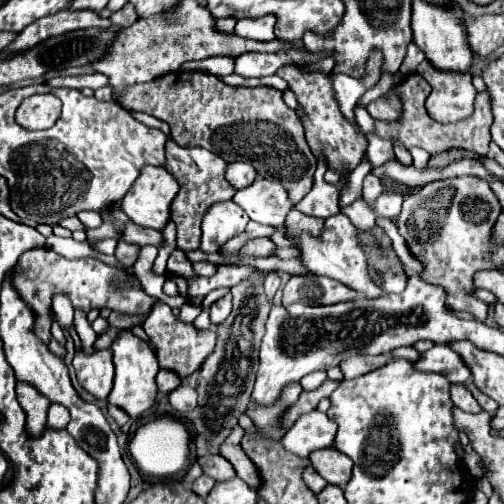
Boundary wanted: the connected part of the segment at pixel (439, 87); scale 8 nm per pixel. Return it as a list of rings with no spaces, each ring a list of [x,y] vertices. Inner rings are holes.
[[[423,60],[417,74],[431,84],[431,94],[425,100],[427,112],[439,122],[459,122],[473,114],[475,88],[471,84],[471,74],[455,78],[455,74],[443,74],[435,70],[431,62]]]

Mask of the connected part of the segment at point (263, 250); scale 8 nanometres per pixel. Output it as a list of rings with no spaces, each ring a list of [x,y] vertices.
[[[255,238],[251,242],[247,242],[241,250],[241,254],[257,254],[257,256],[271,256],[271,252],[275,250],[275,244],[269,238]]]

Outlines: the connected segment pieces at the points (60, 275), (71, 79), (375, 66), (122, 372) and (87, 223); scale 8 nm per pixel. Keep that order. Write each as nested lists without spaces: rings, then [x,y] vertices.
[[[35,248],[35,250],[25,252],[19,258],[19,268],[21,268],[21,272],[13,274],[15,286],[19,286],[19,294],[23,294],[23,300],[27,302],[27,306],[37,312],[35,334],[39,334],[39,338],[43,338],[45,342],[49,342],[49,338],[51,338],[49,308],[51,308],[51,296],[57,292],[69,294],[73,306],[81,308],[85,312],[89,312],[93,308],[111,308],[111,310],[119,310],[119,312],[133,314],[133,316],[145,316],[145,314],[149,314],[151,306],[157,302],[155,298],[147,296],[141,288],[129,288],[129,290],[115,288],[113,278],[123,280],[125,272],[111,268],[97,258],[69,260],[49,248]]]
[[[85,74],[85,76],[65,76],[65,78],[51,78],[47,80],[45,84],[53,86],[53,88],[59,88],[59,86],[65,86],[65,88],[103,88],[105,84],[109,86],[107,78],[103,78],[103,74]]]
[[[371,54],[371,66],[367,70],[371,70],[371,74],[367,74],[367,82],[355,82],[355,78],[347,78],[347,74],[331,74],[339,110],[345,116],[345,120],[351,122],[353,126],[357,124],[355,122],[357,100],[363,96],[365,90],[369,90],[373,84],[377,84],[375,74],[379,74],[379,54]]]
[[[129,330],[119,334],[119,338],[111,346],[111,352],[113,352],[113,364],[115,364],[115,382],[107,400],[109,404],[125,410],[131,418],[139,418],[145,410],[149,410],[155,404],[155,398],[157,398],[155,376],[159,372],[159,364],[157,364],[155,352],[147,342],[143,342]]]
[[[83,212],[83,214],[77,214],[79,222],[89,230],[89,228],[97,228],[101,226],[101,218],[99,218],[99,212]]]

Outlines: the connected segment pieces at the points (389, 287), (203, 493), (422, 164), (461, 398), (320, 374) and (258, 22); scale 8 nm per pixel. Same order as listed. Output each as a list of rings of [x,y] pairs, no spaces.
[[[373,226],[371,230],[359,232],[359,238],[367,250],[369,266],[377,274],[383,274],[383,286],[381,288],[385,292],[401,292],[407,284],[407,276],[405,276],[401,260],[391,250],[391,240],[385,234],[385,230],[379,226]]]
[[[199,476],[193,484],[191,484],[191,490],[197,494],[197,496],[201,496],[201,498],[207,498],[207,494],[211,492],[211,488],[215,486],[215,480],[213,478],[209,478],[209,476]]]
[[[413,146],[411,150],[409,150],[412,156],[412,163],[415,168],[422,170],[427,167],[430,155],[425,152],[425,150],[421,150],[421,148],[417,148],[417,146]]]
[[[453,384],[451,388],[451,398],[455,402],[455,406],[463,412],[469,412],[469,414],[477,414],[481,410],[481,406],[477,404],[477,400],[471,396],[471,392],[463,386],[463,384]]]
[[[314,371],[302,378],[300,384],[305,391],[315,390],[319,388],[327,379],[326,371]]]
[[[263,16],[263,18],[255,18],[255,20],[243,18],[235,26],[235,34],[241,38],[247,38],[247,40],[269,42],[269,40],[275,40],[273,26],[275,26],[275,16]]]

